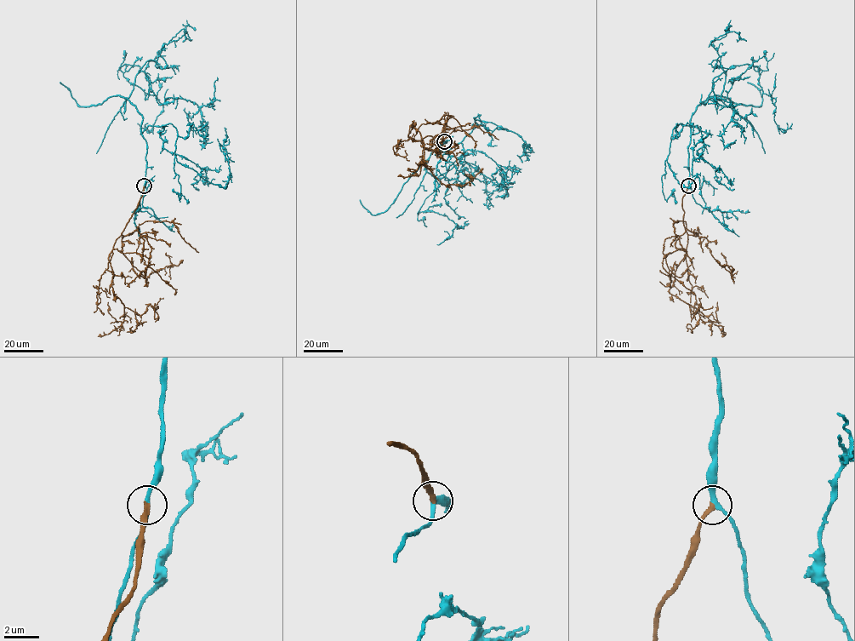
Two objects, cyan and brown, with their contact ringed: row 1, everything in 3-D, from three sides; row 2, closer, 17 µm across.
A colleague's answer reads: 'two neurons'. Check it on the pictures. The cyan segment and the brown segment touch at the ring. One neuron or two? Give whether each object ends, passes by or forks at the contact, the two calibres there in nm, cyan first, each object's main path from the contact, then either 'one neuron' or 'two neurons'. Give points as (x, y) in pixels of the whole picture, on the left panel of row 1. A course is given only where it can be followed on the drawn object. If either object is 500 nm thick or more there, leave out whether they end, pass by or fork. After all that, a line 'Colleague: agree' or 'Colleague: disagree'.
cyan passes by | brown ends | 240/240 nm | cyan via (144, 186), (142, 116), (126, 100), (140, 71), (159, 104), (171, 97), (196, 104), (203, 145), (213, 141) | brown via (144, 186), (108, 260), (112, 292), (124, 306), (139, 315), (151, 305), (156, 318), (155, 303) | one neuron
Colleague: disagree

